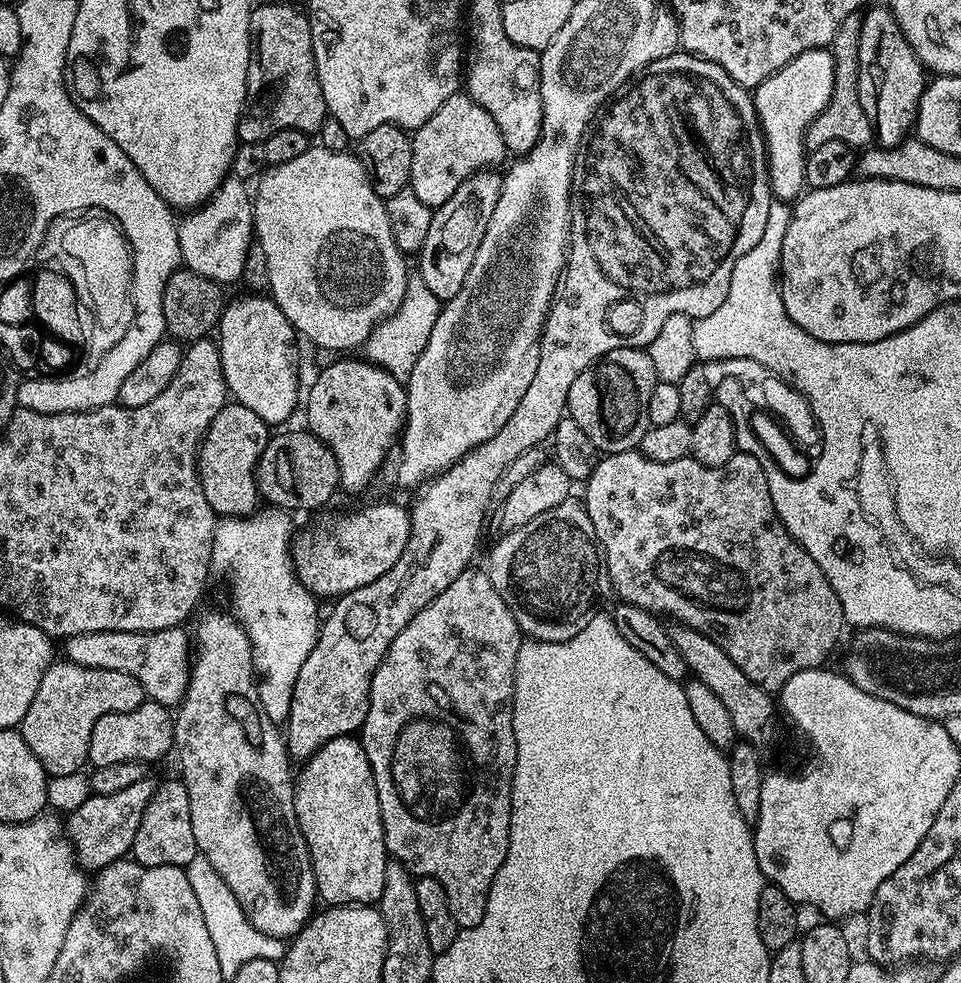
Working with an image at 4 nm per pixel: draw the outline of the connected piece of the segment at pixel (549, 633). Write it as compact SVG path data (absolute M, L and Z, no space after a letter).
M569 498L554 506L554 510L538 514L538 518L526 522L526 526L507 531L488 556L486 571L494 590L498 590L498 594L502 594L502 602L510 606L521 633L534 640L566 642L574 638L574 634L586 630L586 622L590 622L590 618L601 615L603 608L600 607L612 592L604 547L598 542L598 534L594 534L594 522L590 522L583 503L576 501L575 504L574 501Z

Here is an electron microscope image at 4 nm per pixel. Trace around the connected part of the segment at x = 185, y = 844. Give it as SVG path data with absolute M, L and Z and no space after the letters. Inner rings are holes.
M175 779L157 787L146 806L146 814L142 814L142 826L138 826L138 834L134 834L130 856L142 866L184 868L198 855L194 826L190 826L190 798L186 794L183 779Z

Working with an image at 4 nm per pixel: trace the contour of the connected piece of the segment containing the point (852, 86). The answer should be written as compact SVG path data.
M851 16L842 22L838 34L832 40L830 51L834 58L834 90L826 110L822 110L822 114L818 114L818 118L814 118L806 130L804 146L808 152L818 150L818 146L826 146L826 142L846 142L857 150L867 149L873 143L872 117L862 110L858 94L858 42L861 30L860 16Z

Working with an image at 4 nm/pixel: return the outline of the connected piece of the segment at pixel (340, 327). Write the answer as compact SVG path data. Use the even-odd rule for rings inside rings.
M310 146L306 150L306 154L293 158L291 162L273 164L267 171L268 173L261 178L260 185L254 188L254 203L252 206L254 222L256 223L254 240L255 243L262 246L262 250L266 253L267 269L269 271L267 291L270 293L272 301L279 306L282 314L286 314L286 318L292 324L292 327L303 339L305 336L310 343L317 344L318 347L325 348L328 352L336 352L332 354L351 353L348 352L351 348L359 349L366 343L369 334L380 321L385 320L387 316L392 316L398 310L408 285L410 269L408 269L407 262L404 261L407 260L405 252L398 250L398 246L394 242L394 230L390 230L390 214L388 213L385 197L377 194L374 186L370 186L370 178L362 166L359 155L353 154L351 151L332 152L323 146Z

